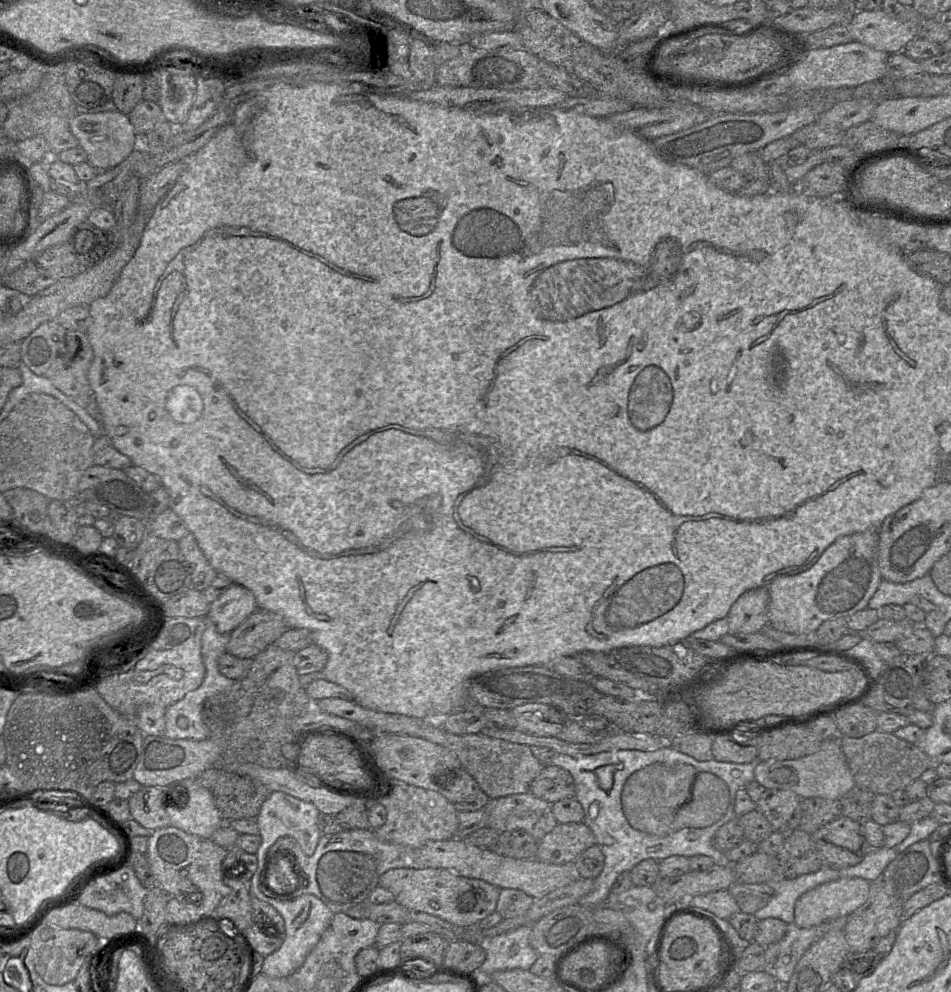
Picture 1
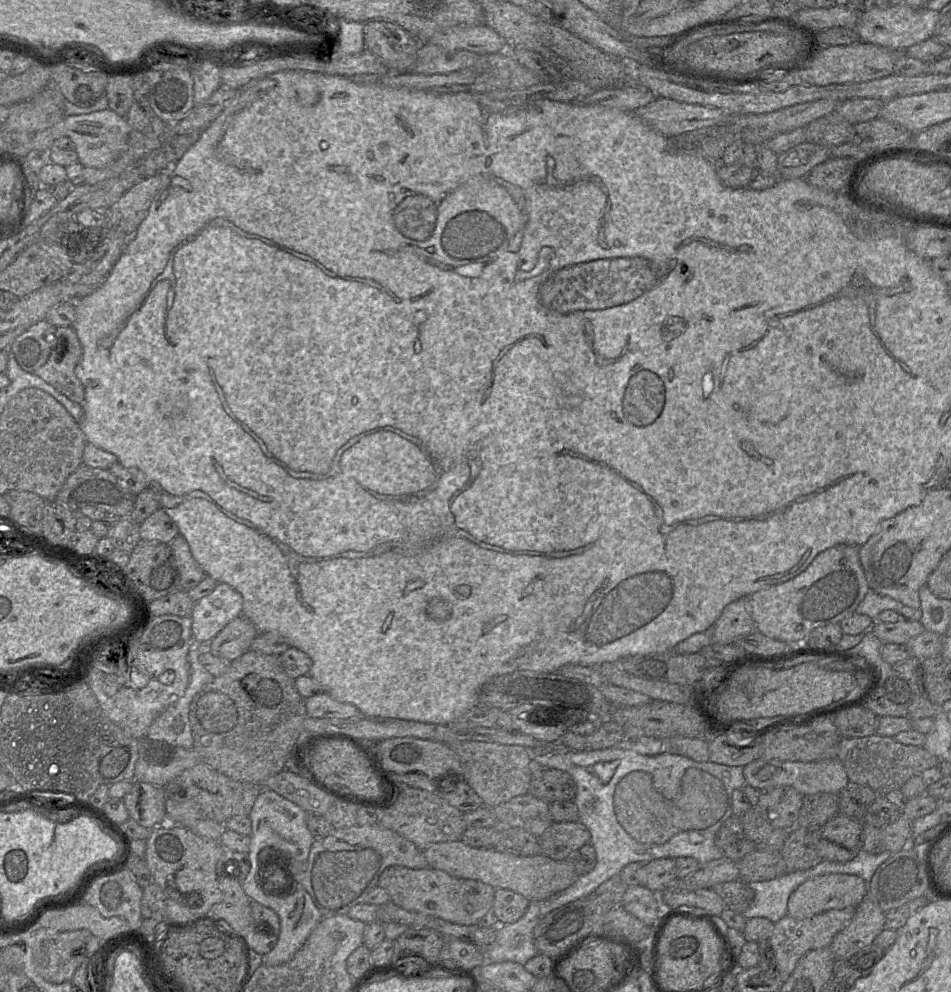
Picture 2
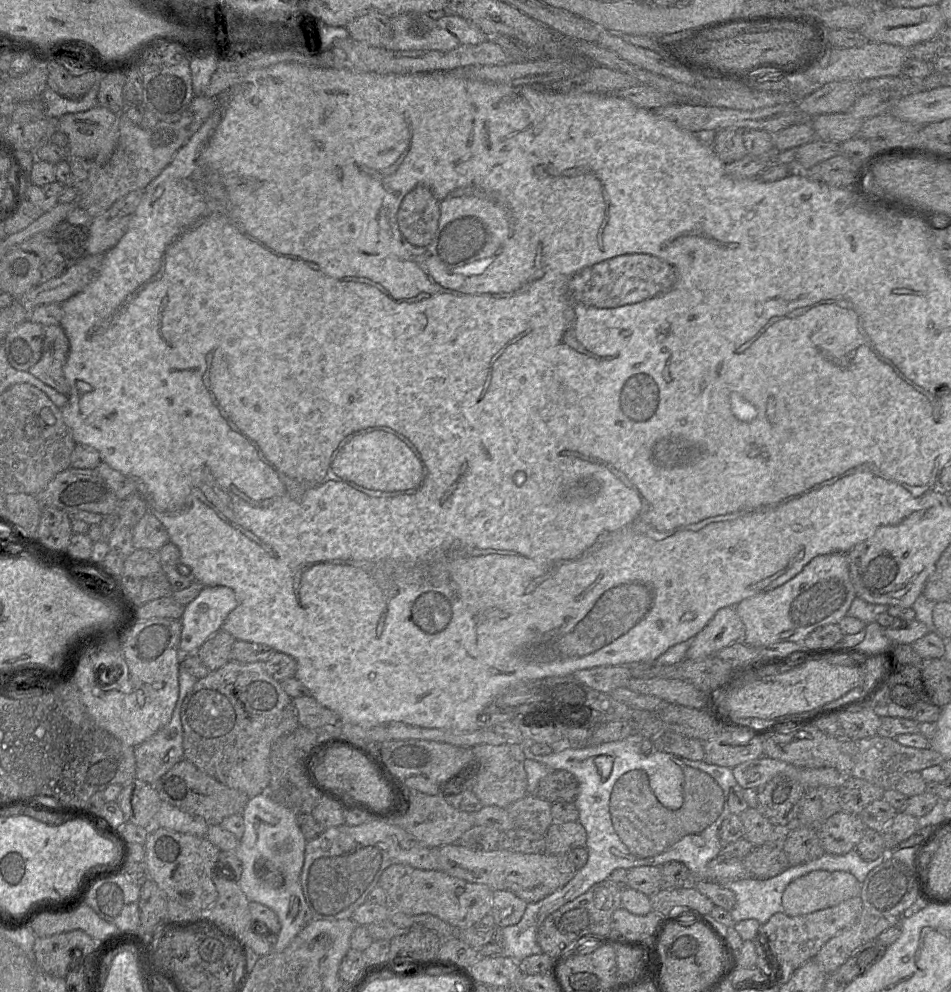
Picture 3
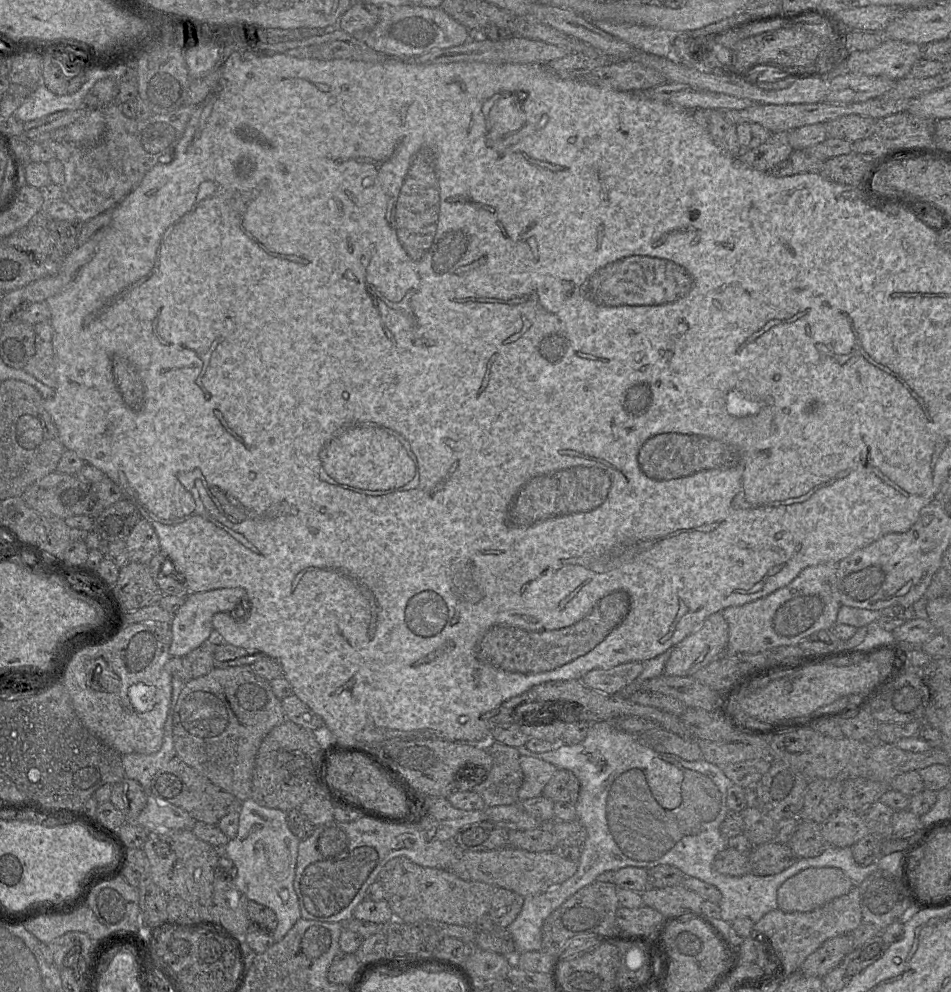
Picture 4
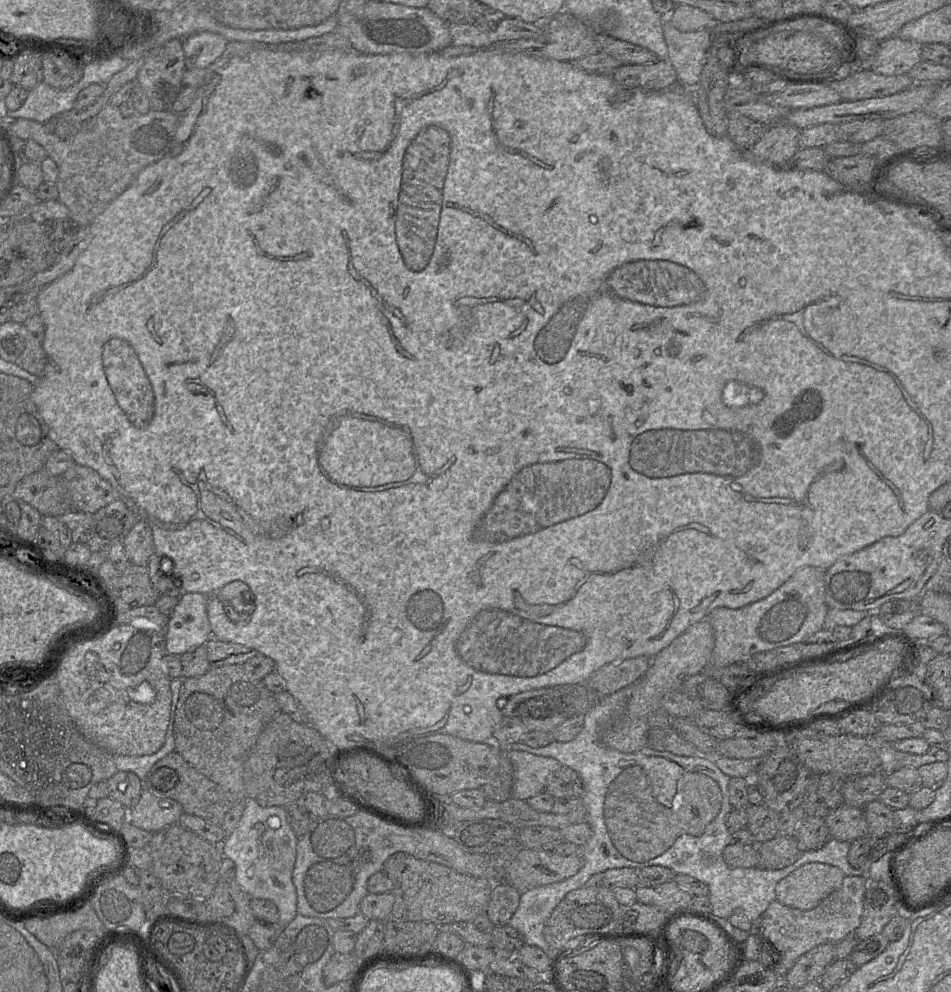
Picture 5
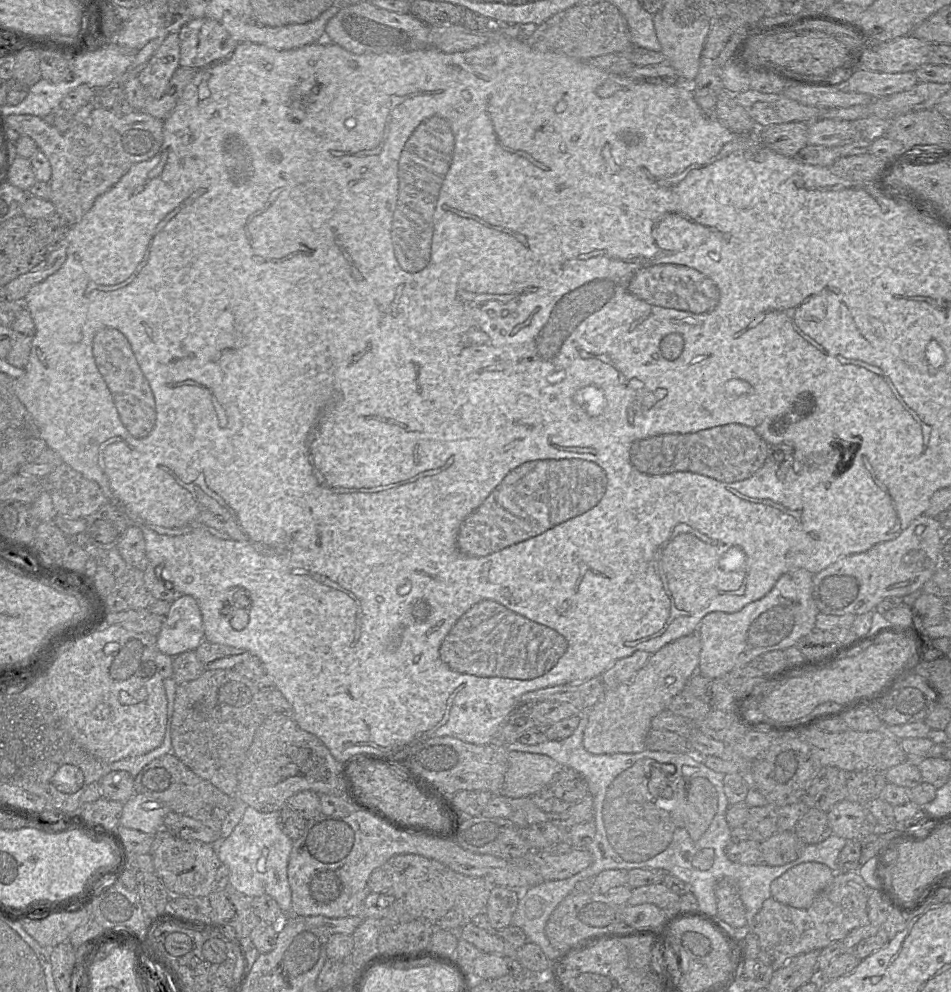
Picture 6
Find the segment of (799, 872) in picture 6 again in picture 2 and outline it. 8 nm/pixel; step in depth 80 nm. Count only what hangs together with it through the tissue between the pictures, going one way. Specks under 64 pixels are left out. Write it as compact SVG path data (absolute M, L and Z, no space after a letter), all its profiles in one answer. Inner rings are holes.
M824 874L814 876L802 883L789 896L788 915L794 919L806 919L829 910L857 907L868 896L868 883L857 875Z

